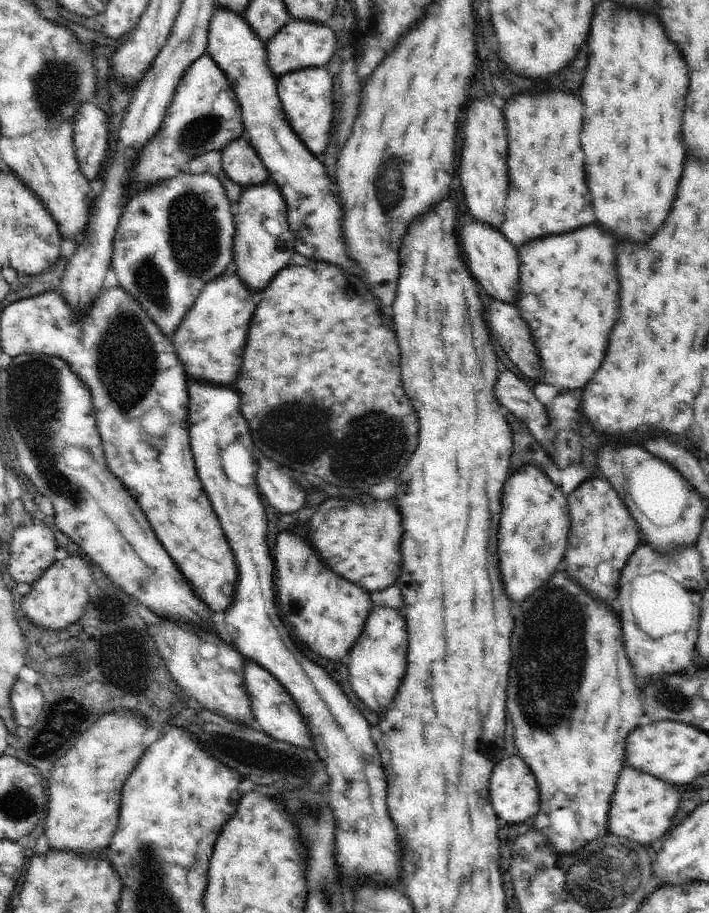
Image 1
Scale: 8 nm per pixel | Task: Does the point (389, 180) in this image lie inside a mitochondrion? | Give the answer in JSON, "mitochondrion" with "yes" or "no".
{"mitochondrion":"yes"}

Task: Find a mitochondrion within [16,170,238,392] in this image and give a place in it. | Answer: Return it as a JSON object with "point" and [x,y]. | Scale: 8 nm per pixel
{"point":[194,236]}

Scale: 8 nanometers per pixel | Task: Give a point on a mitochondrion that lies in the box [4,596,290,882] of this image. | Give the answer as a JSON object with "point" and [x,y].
{"point":[37,748]}

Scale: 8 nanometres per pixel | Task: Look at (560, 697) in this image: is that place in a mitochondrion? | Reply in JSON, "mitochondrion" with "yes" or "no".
{"mitochondrion":"yes"}

